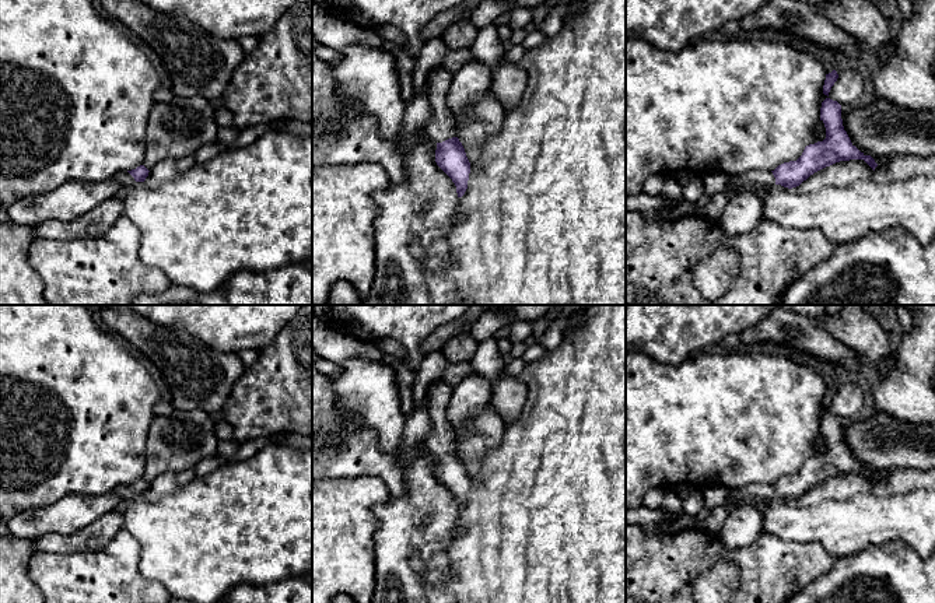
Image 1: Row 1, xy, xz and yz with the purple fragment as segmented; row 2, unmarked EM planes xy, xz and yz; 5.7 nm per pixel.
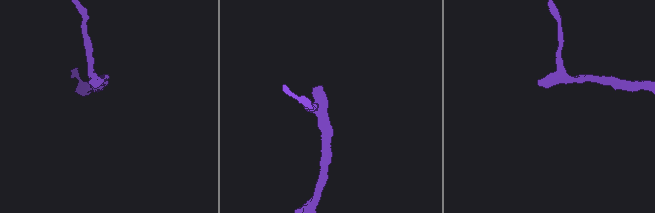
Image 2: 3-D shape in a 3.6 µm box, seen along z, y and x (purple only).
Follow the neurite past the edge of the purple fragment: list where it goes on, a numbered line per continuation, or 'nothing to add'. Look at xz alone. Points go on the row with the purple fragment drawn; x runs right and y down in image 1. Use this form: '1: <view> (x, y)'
1: xz (443, 125)

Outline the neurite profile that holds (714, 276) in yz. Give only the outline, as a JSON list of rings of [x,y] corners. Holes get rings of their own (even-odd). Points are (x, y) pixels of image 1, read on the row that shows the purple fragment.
[[[718,248],[694,270],[694,285],[708,301],[722,297],[739,273],[738,253],[731,248]]]

